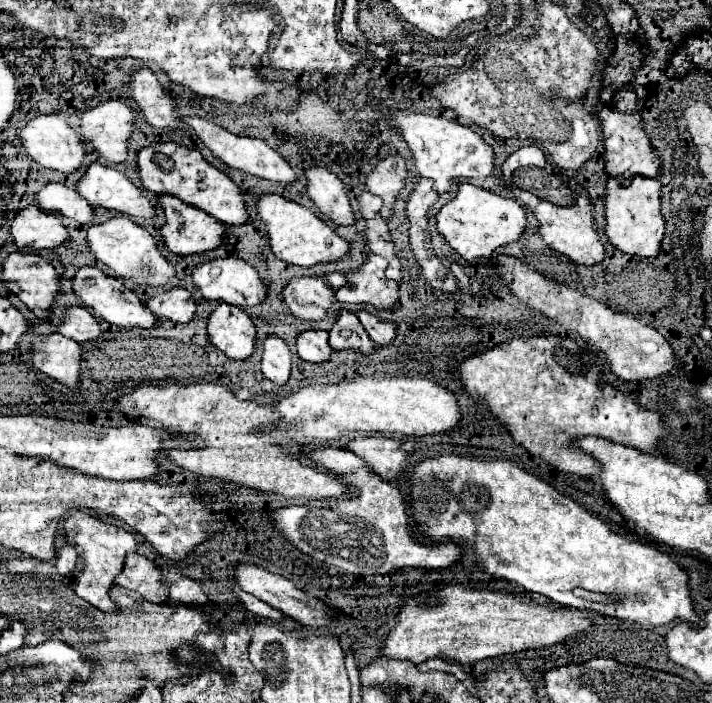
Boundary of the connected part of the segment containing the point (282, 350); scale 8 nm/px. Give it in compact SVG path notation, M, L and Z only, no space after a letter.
M266 336L262 342L262 360L260 360L262 374L282 386L290 376L290 350L278 336Z

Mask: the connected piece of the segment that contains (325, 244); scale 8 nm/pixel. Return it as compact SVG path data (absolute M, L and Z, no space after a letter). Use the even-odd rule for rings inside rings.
M262 194L256 200L256 214L266 226L266 238L276 258L298 264L298 266L314 266L318 262L332 262L346 256L350 250L348 242L342 240L324 220L320 220L314 212L308 208L286 200L278 194Z

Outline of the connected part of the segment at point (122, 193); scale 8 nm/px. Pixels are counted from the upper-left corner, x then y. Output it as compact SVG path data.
M98 162L88 166L84 176L76 182L76 190L90 206L118 210L128 216L154 216L154 202L146 198L142 188L134 186L122 172Z

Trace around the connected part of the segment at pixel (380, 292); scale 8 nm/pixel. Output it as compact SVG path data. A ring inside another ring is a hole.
M370 254L356 270L346 272L346 284L336 290L340 302L368 302L376 308L392 308L398 302L398 282L384 276L386 260Z

